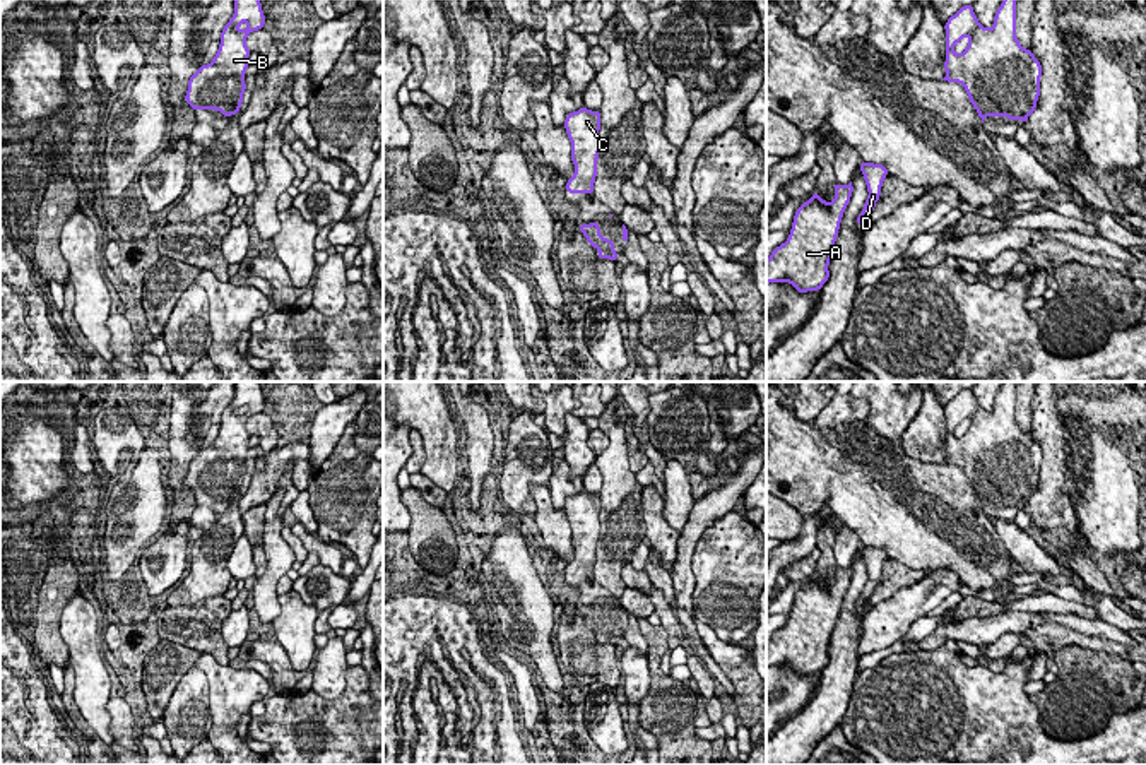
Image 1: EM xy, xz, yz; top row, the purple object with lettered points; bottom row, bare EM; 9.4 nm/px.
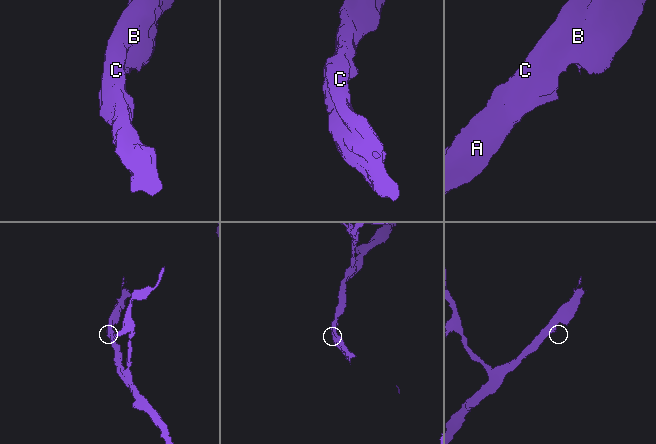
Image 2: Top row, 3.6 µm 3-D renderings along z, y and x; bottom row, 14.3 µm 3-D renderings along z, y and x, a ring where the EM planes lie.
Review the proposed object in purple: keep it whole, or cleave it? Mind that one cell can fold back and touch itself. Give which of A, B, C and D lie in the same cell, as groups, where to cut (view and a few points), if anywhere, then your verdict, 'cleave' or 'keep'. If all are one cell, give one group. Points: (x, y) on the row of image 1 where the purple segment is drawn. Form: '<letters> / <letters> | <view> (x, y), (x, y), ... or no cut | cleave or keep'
A B C D | no cut | keep

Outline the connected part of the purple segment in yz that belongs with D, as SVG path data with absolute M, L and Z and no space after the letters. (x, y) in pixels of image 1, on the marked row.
M862 161L860 171L864 175L869 197L864 204L862 212L857 217L859 226L864 224L871 217L871 214L876 207L876 202L879 200L883 181L888 176L888 169L884 164L874 164L874 163Z

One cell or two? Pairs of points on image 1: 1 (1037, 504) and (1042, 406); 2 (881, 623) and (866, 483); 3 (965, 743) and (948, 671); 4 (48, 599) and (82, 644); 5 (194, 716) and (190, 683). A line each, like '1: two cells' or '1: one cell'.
1: one cell
2: two cells
3: one cell
4: two cells
5: one cell

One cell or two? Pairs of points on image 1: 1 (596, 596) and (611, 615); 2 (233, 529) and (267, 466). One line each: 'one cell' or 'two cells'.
1: one cell
2: two cells

